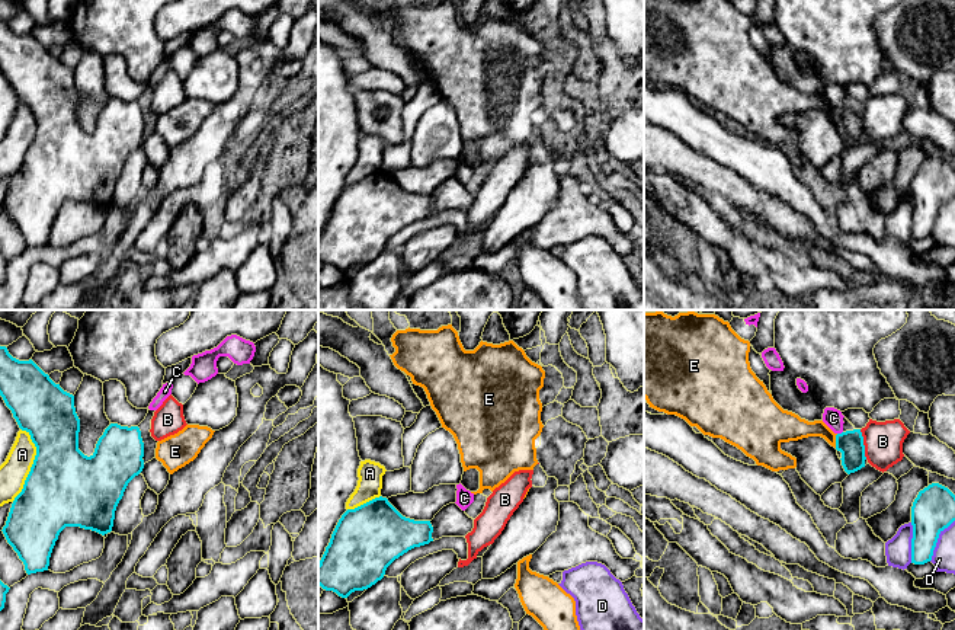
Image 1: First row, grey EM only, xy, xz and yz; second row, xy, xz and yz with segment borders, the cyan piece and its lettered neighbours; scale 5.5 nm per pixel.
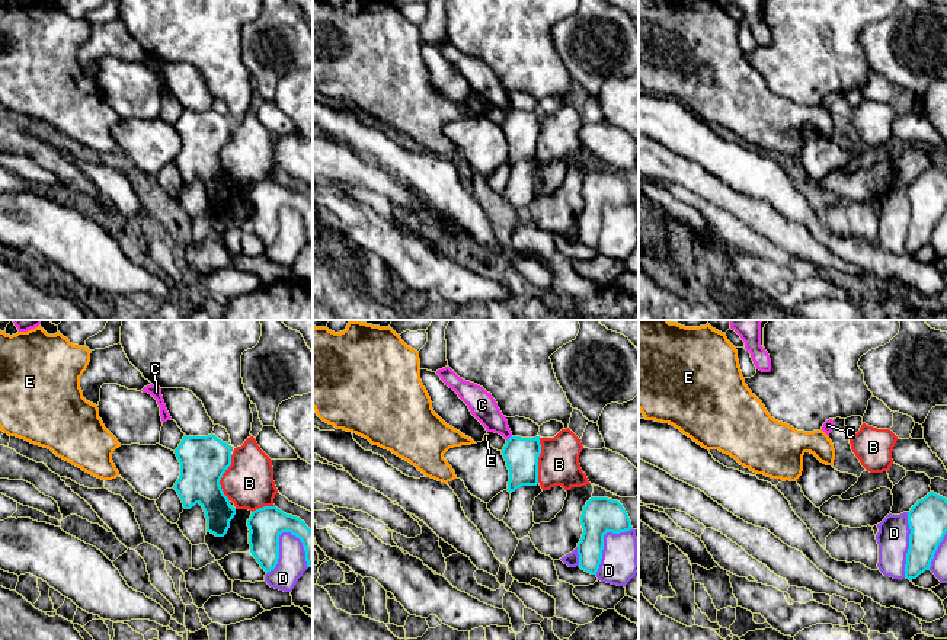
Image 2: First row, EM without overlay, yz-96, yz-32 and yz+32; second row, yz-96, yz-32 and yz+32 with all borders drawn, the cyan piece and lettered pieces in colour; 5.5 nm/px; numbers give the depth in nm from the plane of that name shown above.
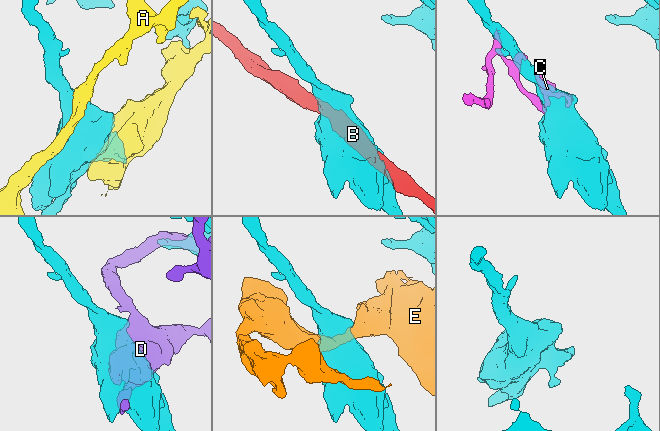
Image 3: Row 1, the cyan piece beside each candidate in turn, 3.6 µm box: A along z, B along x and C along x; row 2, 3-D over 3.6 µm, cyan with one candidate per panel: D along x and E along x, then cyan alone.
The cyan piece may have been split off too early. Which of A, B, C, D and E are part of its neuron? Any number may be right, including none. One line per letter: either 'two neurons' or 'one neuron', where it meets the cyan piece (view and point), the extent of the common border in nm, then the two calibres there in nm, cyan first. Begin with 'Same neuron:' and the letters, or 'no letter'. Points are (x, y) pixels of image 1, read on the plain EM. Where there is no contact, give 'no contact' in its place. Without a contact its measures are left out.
Same neuron: no letter
A: two neurons; contact xy (32, 138); length 420 nm; calibres 420 and 160 nm
B: two neurons; contact yz (862, 118); length 170 nm; calibres 140 and 220 nm
C: two neurons; contact yz (839, 108); length 40 nm; calibres 140 and 110 nm
D: two neurons; contact yz (936, 214); length 280 nm; calibres 240 and 130 nm
E: two neurons; contact yz (836, 115); length 80 nm; calibres 140 and 140 nm

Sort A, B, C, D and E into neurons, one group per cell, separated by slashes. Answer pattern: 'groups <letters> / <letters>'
groups A / B / C / D / E

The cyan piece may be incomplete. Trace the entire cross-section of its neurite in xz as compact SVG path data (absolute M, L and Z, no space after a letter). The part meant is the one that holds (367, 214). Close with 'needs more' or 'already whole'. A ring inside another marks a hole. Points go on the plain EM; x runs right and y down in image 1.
M382 170L347 183L318 237L318 259L342 272L368 263L395 233L433 215L432 207L430 195L403 191Z; already whole

